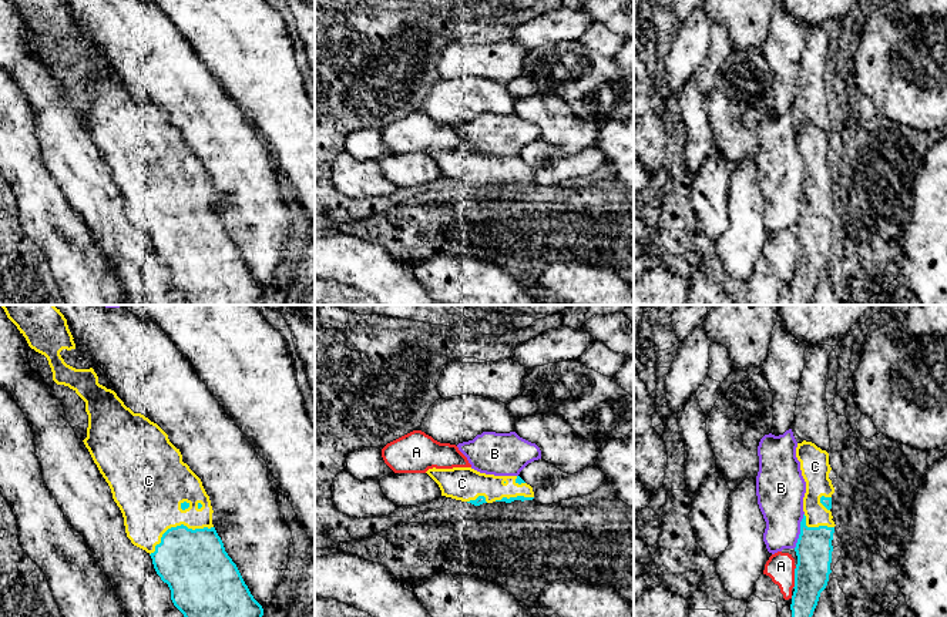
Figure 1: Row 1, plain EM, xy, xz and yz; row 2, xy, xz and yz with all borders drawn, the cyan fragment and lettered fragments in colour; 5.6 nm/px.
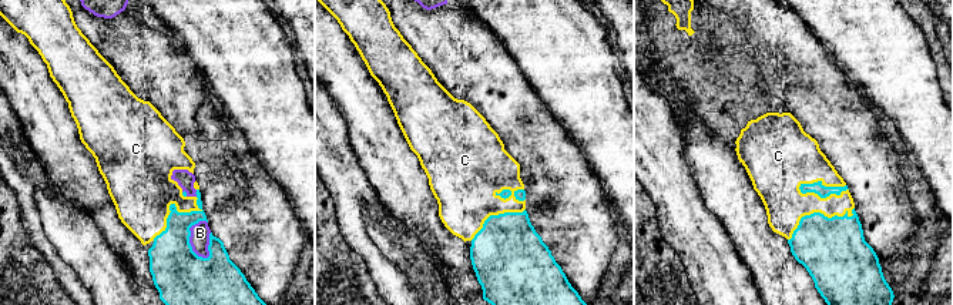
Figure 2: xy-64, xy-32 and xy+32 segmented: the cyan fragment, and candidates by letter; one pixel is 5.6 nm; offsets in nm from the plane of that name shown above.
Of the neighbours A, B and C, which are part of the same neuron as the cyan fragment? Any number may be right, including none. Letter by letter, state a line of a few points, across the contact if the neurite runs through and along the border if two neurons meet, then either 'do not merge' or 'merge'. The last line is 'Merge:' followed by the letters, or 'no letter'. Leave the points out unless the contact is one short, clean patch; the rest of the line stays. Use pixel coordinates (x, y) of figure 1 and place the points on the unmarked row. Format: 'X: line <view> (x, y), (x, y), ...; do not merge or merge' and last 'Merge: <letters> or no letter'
A: do not merge
B: do not merge
C: merge
Merge: C

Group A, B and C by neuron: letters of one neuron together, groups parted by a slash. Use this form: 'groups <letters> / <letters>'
groups A / B / C

